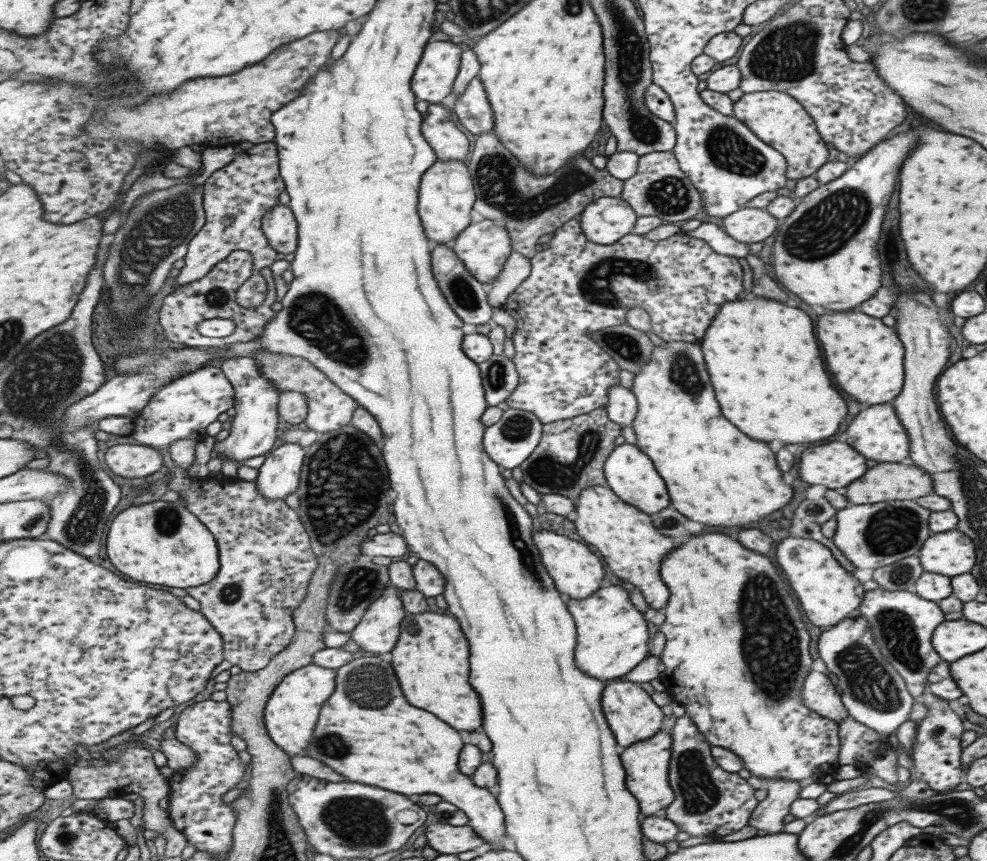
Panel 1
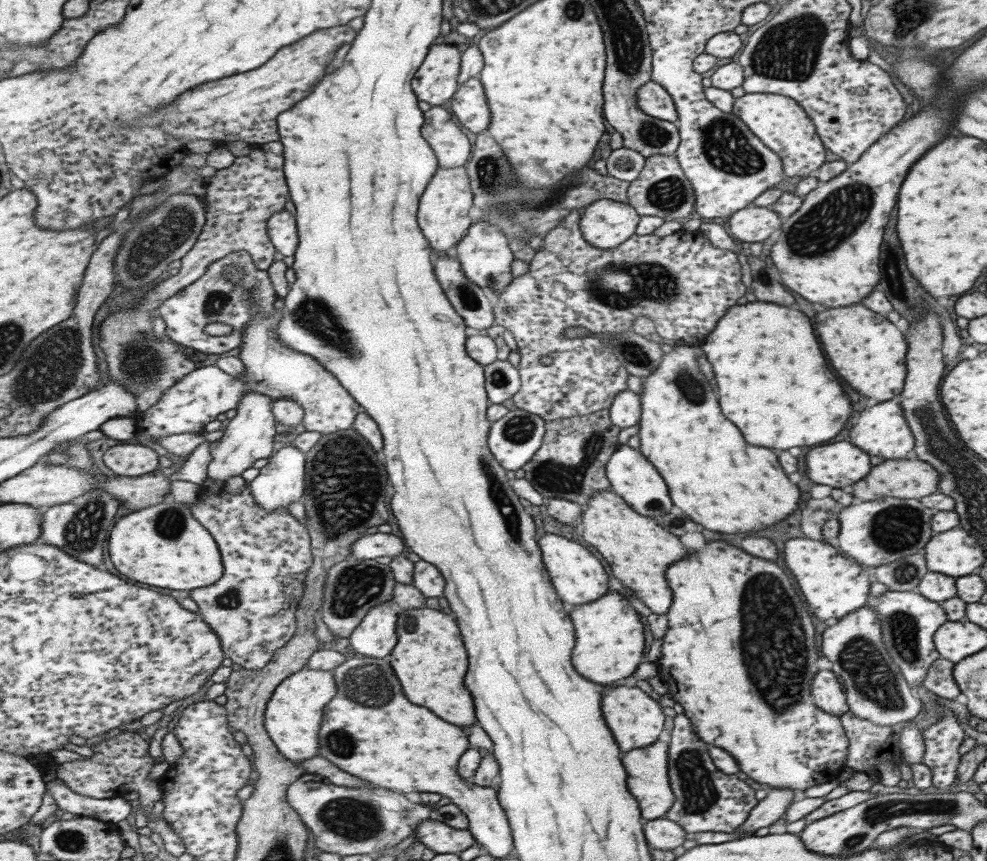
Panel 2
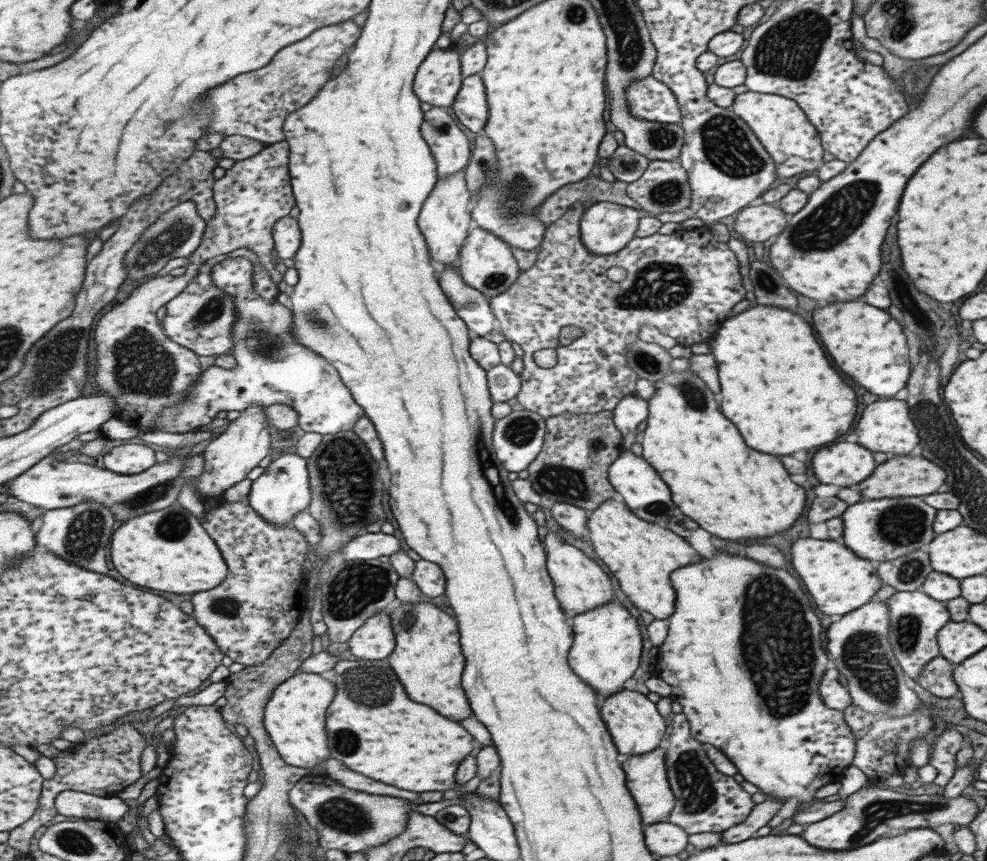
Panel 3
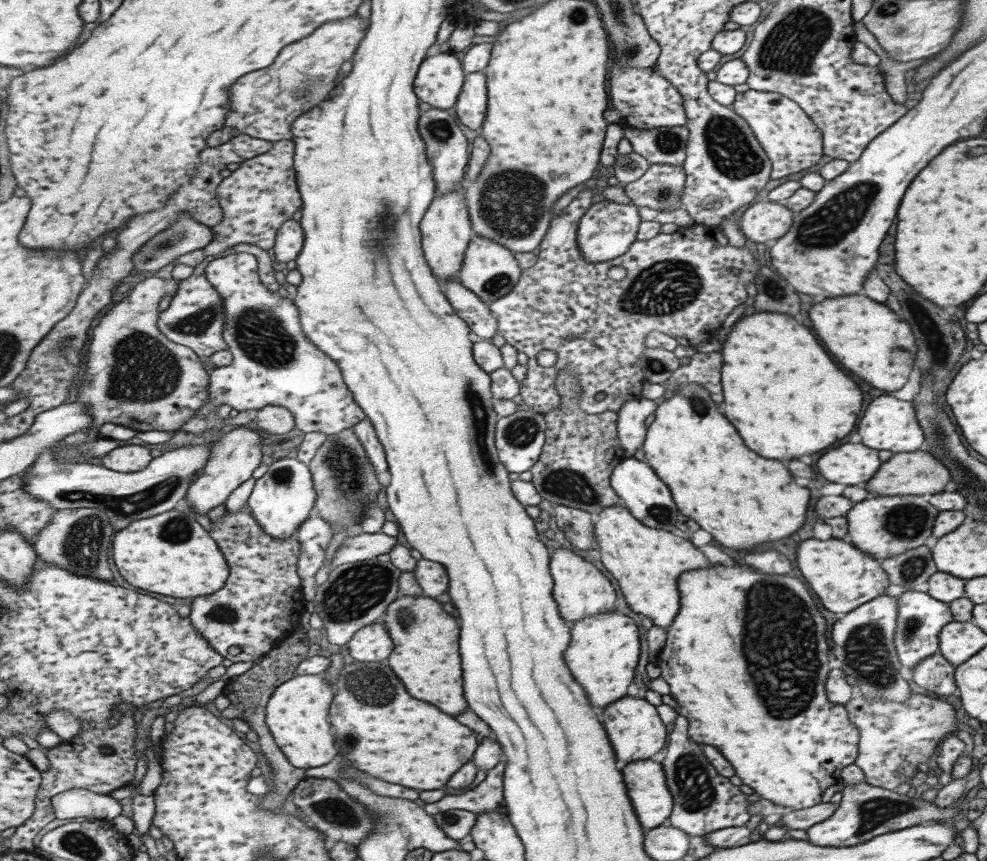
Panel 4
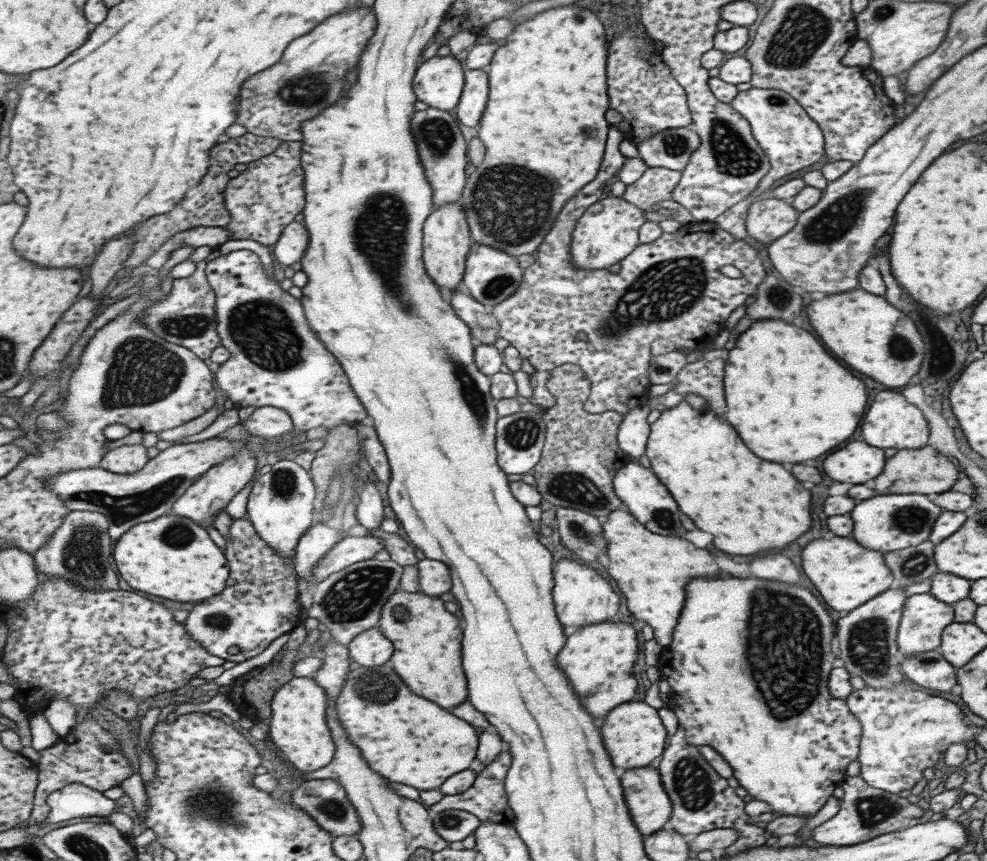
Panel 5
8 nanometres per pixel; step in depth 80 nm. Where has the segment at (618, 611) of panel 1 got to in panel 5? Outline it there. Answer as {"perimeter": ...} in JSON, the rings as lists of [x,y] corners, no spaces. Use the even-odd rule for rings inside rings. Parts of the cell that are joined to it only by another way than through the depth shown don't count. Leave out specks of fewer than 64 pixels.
{"perimeter":[[[601,621],[588,624],[569,632],[568,644],[561,652],[561,666],[569,678],[573,678],[573,686],[581,698],[585,698],[585,706],[595,718],[605,718],[607,713],[627,700],[633,698],[635,678],[631,678],[631,666],[637,656],[637,638],[635,629],[625,621]]]}

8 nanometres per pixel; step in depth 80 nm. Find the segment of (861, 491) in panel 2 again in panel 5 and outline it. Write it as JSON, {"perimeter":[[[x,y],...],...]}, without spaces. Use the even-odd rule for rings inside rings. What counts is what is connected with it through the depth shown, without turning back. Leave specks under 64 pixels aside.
{"perimeter":[[[918,448],[915,450],[899,450],[891,458],[885,460],[885,466],[877,478],[873,478],[873,490],[877,494],[921,494],[931,497],[950,491],[950,486],[957,480],[957,470],[947,460],[943,453],[929,448]]]}

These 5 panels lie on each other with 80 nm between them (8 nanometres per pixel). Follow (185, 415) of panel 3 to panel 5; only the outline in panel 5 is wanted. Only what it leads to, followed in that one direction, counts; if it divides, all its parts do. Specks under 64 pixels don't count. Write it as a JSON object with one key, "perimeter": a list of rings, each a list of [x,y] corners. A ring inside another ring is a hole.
{"perimeter":[[[243,250],[214,258],[212,261],[206,262],[205,277],[206,283],[216,292],[218,333],[222,338],[222,346],[225,346],[229,352],[231,352],[231,359],[225,362],[225,364],[220,365],[218,371],[215,373],[216,382],[218,387],[223,390],[233,402],[234,407],[237,409],[247,408],[247,406],[255,406],[256,408],[277,407],[286,410],[292,416],[295,428],[304,432],[312,428],[319,428],[320,426],[324,426],[329,430],[334,428],[334,426],[341,426],[342,424],[357,425],[364,422],[369,416],[368,410],[362,402],[357,400],[358,396],[351,386],[344,366],[325,348],[325,344],[321,342],[321,339],[316,335],[316,331],[313,330],[312,326],[308,323],[308,318],[306,317],[304,306],[300,299],[291,296],[288,291],[283,290],[283,288],[279,286],[280,278],[273,279],[267,275],[267,269],[264,267],[264,263],[255,252]]]}

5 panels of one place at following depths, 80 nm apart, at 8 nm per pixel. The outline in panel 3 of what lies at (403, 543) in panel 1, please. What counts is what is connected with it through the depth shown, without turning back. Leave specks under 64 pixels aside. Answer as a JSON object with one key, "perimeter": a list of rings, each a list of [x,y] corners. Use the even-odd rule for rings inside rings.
{"perimeter":[[[367,533],[355,537],[341,550],[345,560],[368,561],[379,558],[379,556],[393,556],[401,550],[401,542],[397,536],[392,534]]]}

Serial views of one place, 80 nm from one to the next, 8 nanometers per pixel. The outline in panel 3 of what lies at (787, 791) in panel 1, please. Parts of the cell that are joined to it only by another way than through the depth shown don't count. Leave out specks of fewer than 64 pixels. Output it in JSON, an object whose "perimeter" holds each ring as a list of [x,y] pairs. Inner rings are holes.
{"perimeter":[[[767,796],[758,805],[754,804],[741,824],[737,824],[721,833],[722,838],[720,843],[734,843],[751,838],[759,828],[766,826],[769,820],[777,814],[777,810],[779,810],[782,803],[779,799]]]}

